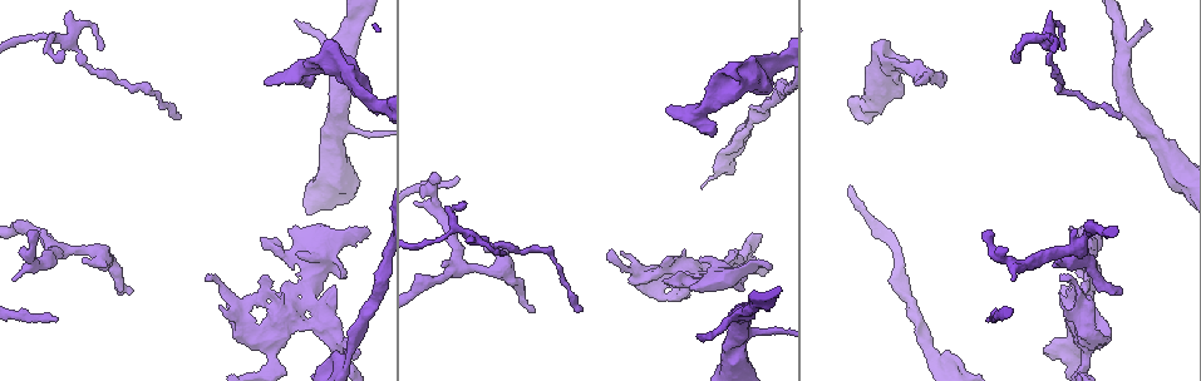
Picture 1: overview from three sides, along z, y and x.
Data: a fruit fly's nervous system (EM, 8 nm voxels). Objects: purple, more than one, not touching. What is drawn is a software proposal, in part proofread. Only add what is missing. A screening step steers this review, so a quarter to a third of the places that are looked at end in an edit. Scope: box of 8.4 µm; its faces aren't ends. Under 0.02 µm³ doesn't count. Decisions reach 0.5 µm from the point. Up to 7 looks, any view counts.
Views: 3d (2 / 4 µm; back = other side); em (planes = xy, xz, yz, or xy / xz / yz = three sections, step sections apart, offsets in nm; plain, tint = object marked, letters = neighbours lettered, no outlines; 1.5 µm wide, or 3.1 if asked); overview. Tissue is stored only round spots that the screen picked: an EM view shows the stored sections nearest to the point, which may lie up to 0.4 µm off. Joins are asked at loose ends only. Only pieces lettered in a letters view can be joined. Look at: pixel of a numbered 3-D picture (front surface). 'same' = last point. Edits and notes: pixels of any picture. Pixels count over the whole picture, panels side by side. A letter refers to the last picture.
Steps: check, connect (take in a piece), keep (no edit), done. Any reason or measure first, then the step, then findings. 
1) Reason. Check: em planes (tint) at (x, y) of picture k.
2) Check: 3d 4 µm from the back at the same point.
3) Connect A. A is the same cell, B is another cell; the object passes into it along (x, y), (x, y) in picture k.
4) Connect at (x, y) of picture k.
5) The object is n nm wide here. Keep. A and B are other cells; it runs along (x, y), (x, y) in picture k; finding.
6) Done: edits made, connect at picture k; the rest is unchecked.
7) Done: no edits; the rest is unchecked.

Branch stops here. Check: em planes (letters) at (735, 251) of picture 1.

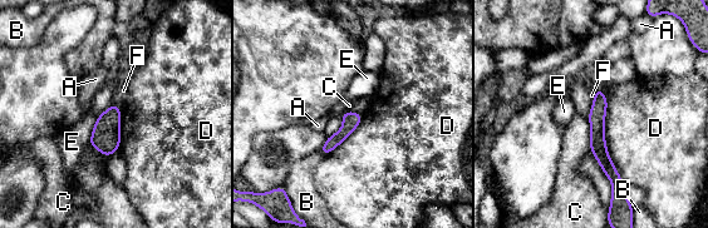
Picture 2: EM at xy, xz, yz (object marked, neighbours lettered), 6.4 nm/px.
Keep. A, B, C, D, E and F are other cells; a border runs along (586, 118), (590, 125), (590, 150) in picture 2; none of them fits.

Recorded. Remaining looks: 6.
Branch stops here. Check: 3d 2 µm at (624, 253) of picture 1.

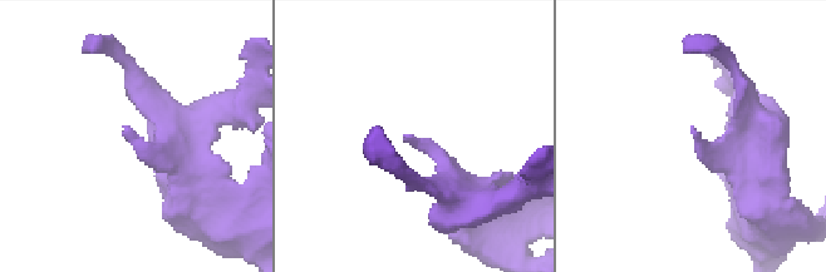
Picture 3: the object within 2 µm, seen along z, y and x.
Check: em xy step 8 (letters) at (126, 127) of picture 3.

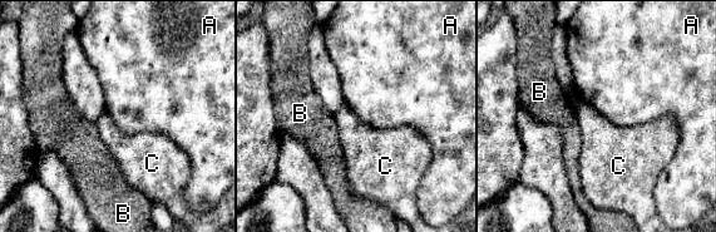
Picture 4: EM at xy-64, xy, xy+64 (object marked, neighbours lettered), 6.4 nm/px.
Check: em planes (letters) at the same point.

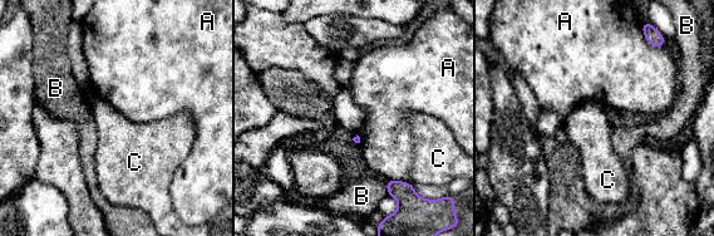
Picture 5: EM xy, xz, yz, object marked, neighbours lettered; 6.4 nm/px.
The longest contact is with A, 150 nm. Keep. A, B and C are other cells; a border runs along (387, 178), (409, 182) in picture 5; none of them fits.

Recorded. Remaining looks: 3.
Branch stops here. Check: 3d 2 µm from the back at (668, 107) of picture 1.

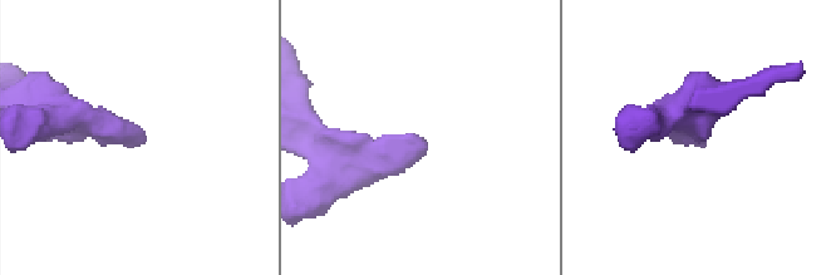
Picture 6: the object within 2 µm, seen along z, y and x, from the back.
Need the tissue. Check: em xy step 8 (tint) at (701, 145) of picture 6.

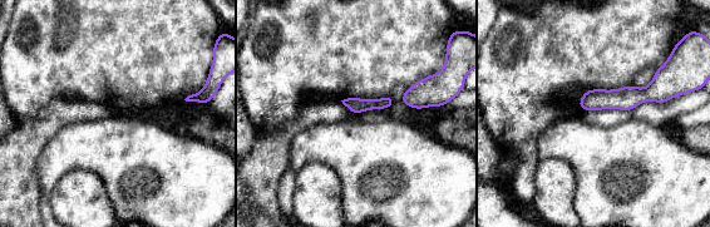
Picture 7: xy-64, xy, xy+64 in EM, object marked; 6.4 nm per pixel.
Another direction. Check: em planes (letters) at the same point.

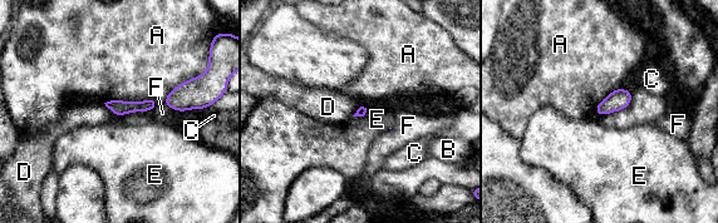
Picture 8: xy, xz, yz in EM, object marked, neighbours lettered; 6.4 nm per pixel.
The longest contact is with A, 340 nm. Keep. A, B, C, D, E and F are other cells; no lettered piece goes on from it.

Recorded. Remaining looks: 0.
Done: no edits; the rest is unchecked.

